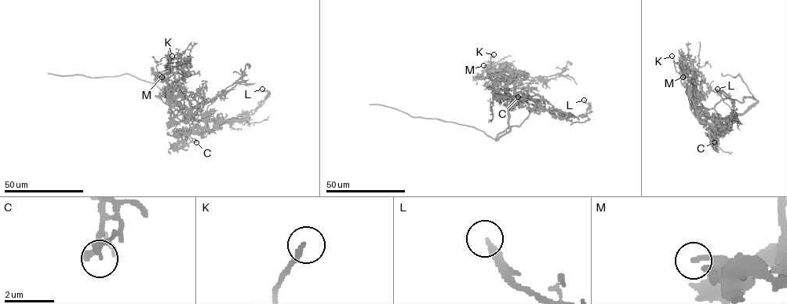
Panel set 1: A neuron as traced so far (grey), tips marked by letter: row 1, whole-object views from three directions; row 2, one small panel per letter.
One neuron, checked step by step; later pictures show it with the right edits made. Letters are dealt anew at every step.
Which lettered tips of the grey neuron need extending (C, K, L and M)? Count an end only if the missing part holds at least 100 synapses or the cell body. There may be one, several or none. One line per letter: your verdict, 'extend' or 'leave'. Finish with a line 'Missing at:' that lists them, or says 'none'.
C: leave
K: leave
L: leave
M: leave
Missing at: none

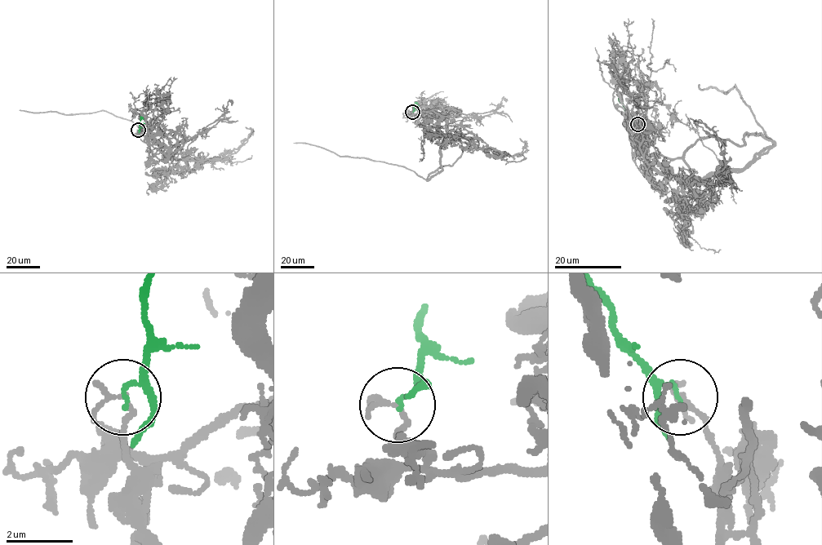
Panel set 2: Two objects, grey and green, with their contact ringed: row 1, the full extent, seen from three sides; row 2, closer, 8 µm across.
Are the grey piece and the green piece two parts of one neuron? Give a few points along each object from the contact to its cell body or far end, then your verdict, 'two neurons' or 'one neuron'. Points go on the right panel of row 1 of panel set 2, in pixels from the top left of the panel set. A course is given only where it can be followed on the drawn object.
grey runs (637, 124), (646, 158), (665, 173), (707, 177), (740, 172), (772, 142), (735, 86), (726, 94), (699, 84); green runs (637, 124), (619, 96); two neurons

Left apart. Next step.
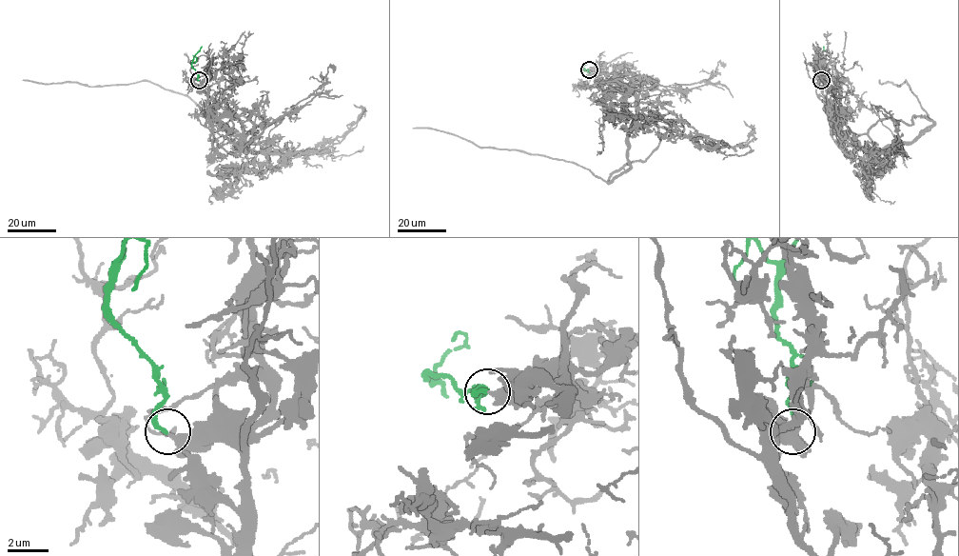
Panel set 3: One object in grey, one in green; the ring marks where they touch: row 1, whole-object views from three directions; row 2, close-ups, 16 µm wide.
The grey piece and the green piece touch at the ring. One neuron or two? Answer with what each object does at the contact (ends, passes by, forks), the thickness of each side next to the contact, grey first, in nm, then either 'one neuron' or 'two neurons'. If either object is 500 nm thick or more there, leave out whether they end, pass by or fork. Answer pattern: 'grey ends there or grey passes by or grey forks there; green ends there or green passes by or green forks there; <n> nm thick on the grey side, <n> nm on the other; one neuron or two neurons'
grey passes by; green ends there; 260 nm thick on the grey side, 240 nm on the other; one neuron

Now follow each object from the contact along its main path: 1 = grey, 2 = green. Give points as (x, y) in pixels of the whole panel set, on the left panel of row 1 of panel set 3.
1: (199, 80), (207, 83), (210, 112), (245, 148), (186, 96), (147, 81), (22, 80)
2: (199, 80), (192, 62), (202, 46)

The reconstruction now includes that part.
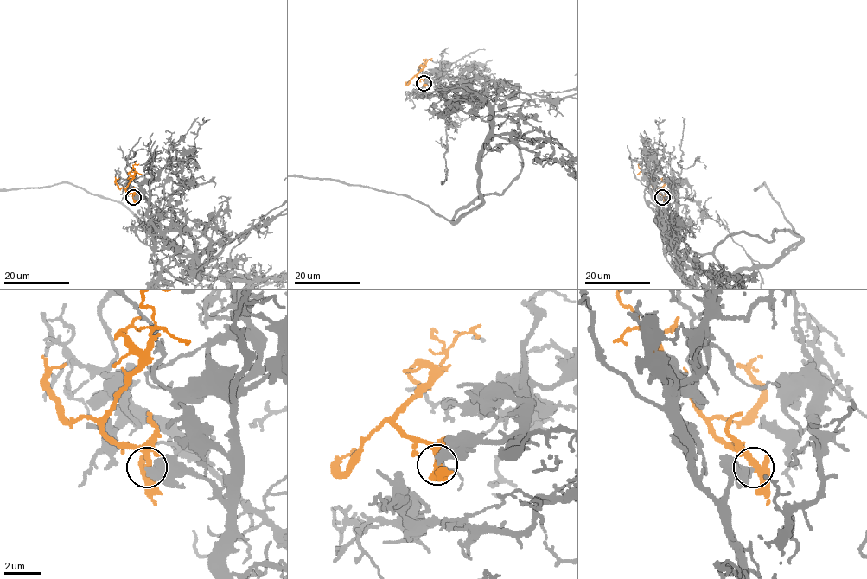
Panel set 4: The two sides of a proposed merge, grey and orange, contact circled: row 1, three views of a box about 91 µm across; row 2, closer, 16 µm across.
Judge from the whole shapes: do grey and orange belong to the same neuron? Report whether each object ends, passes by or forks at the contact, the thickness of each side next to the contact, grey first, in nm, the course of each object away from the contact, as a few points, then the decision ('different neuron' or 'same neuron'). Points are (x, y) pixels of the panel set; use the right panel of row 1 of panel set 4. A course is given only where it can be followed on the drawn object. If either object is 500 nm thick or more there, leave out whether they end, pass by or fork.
grey ends; orange passes by; calibres 420 and 440 nm; course orange (662, 197), (638, 163); different neuron

